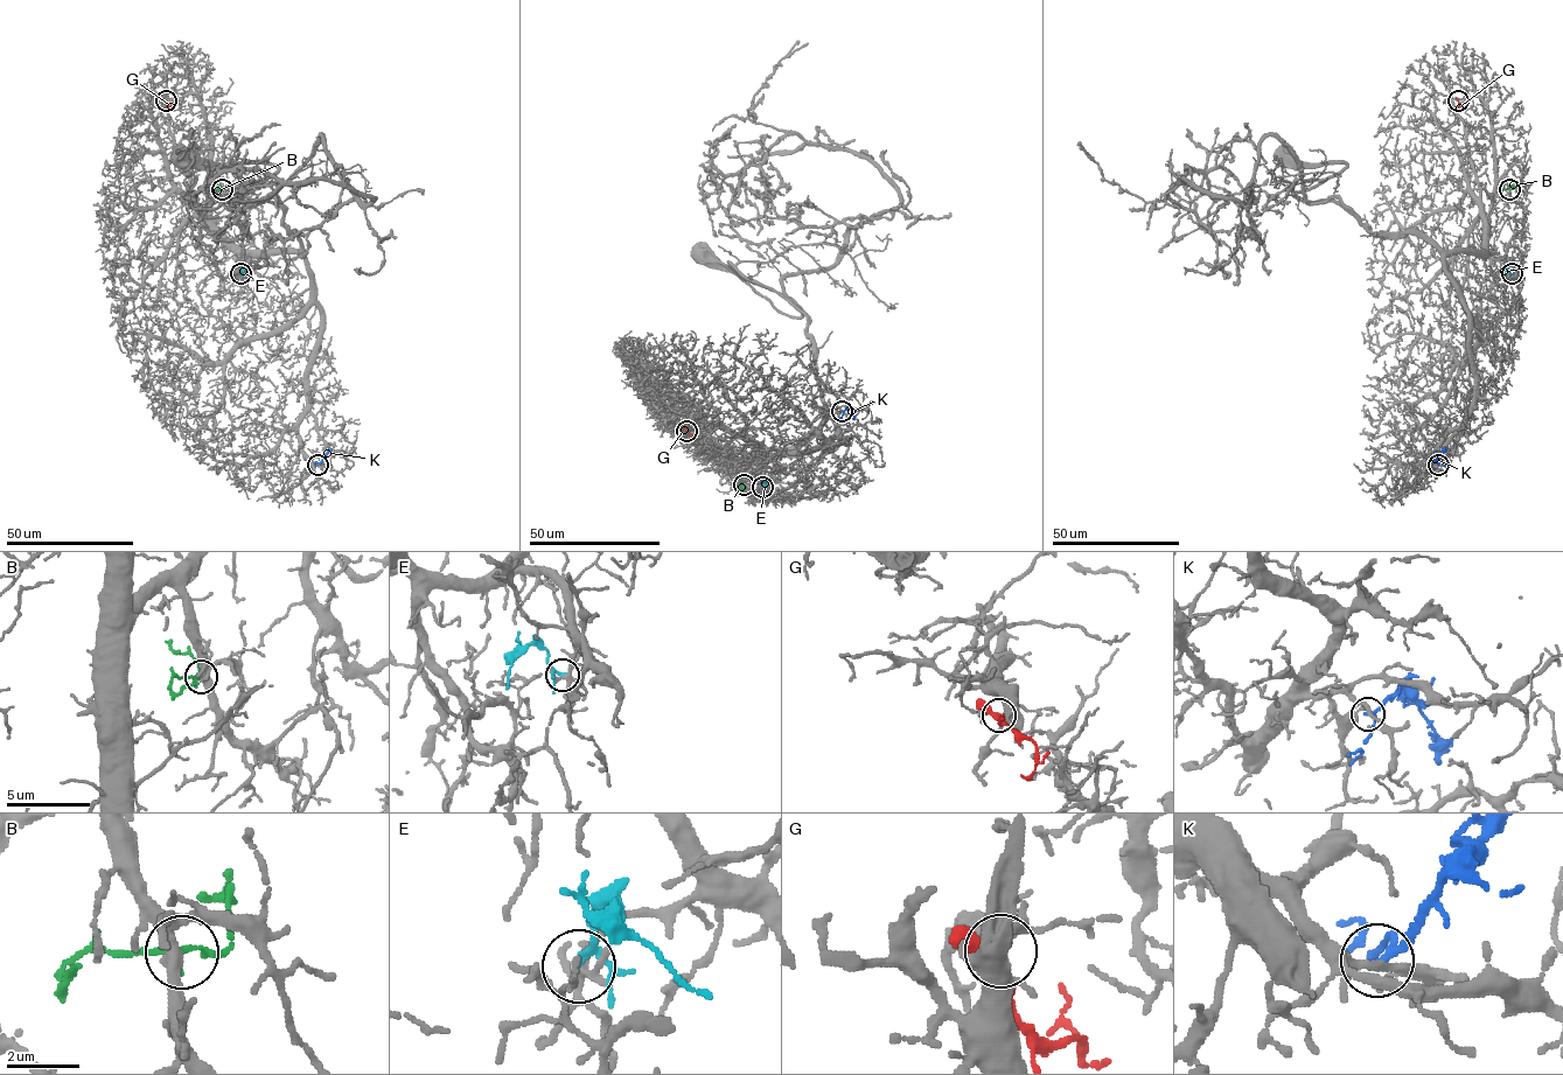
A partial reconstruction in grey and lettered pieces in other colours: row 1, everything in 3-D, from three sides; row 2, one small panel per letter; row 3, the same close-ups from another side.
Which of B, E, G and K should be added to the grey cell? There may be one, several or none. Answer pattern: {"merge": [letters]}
{"merge": ["B"]}

